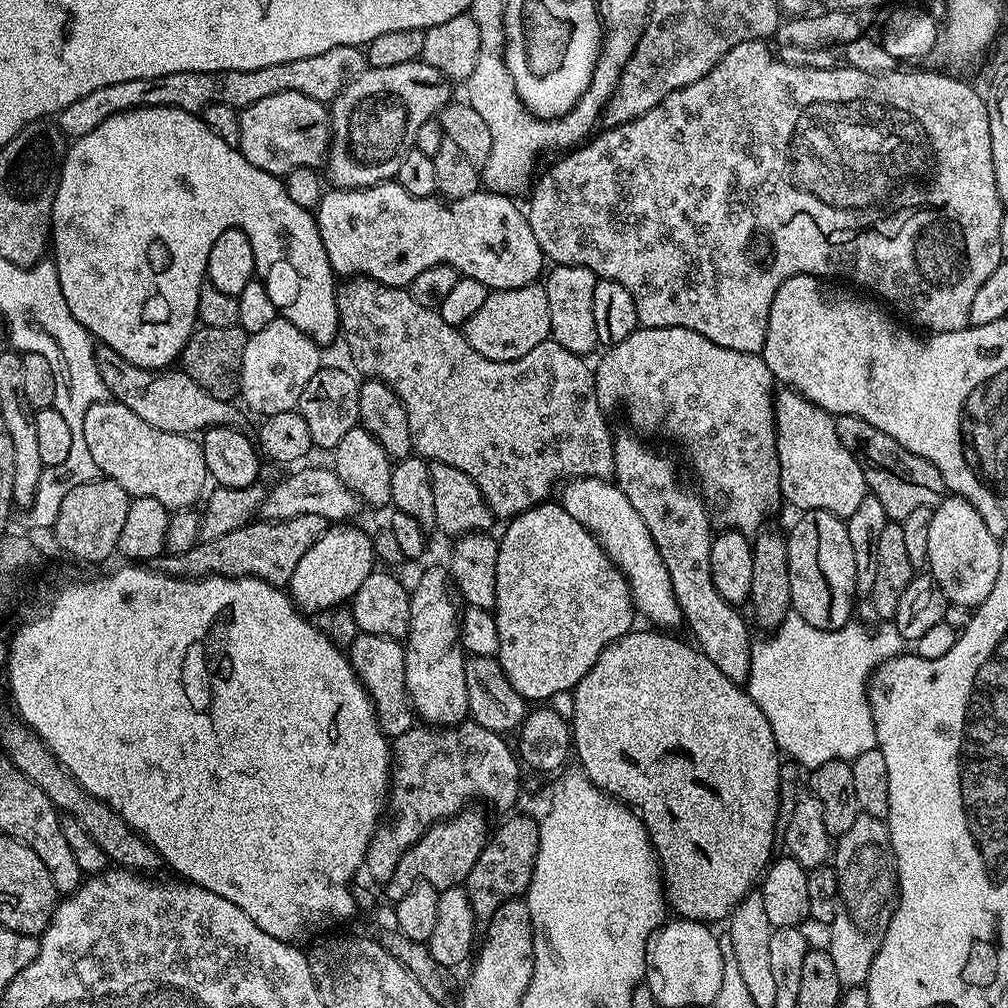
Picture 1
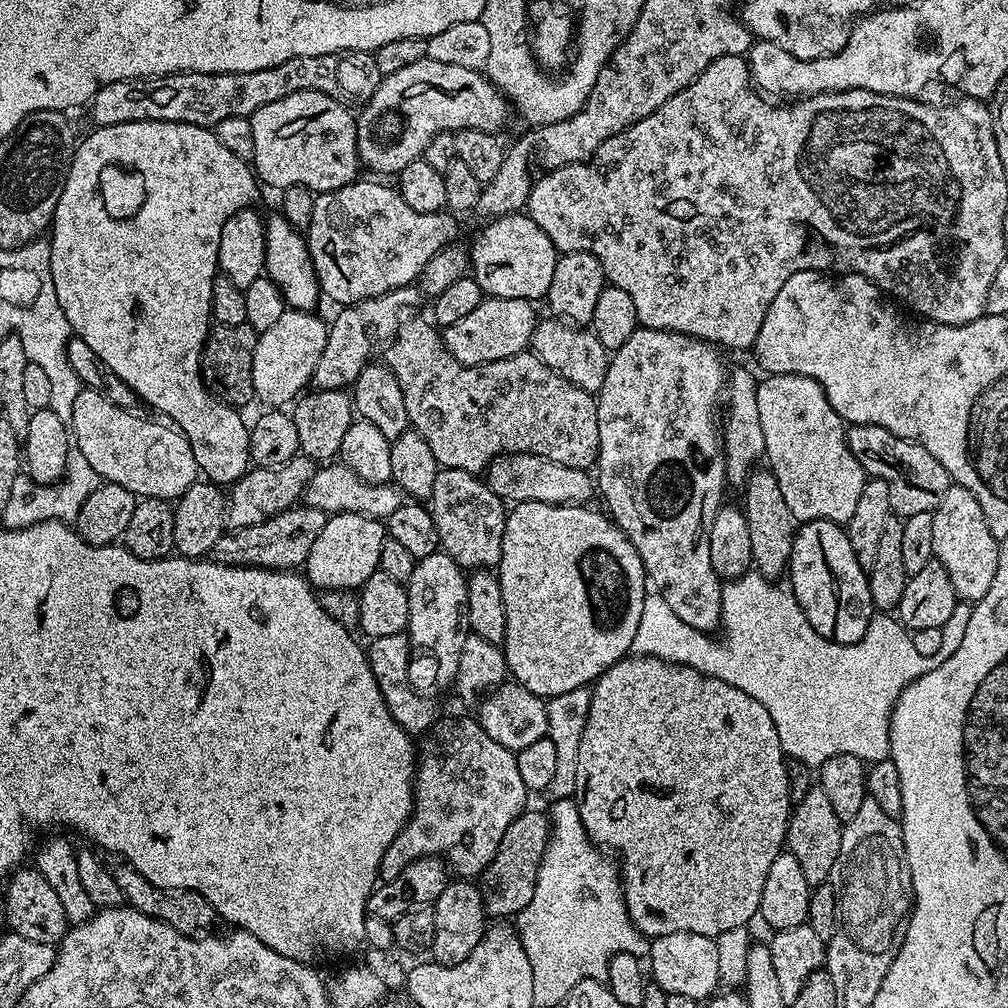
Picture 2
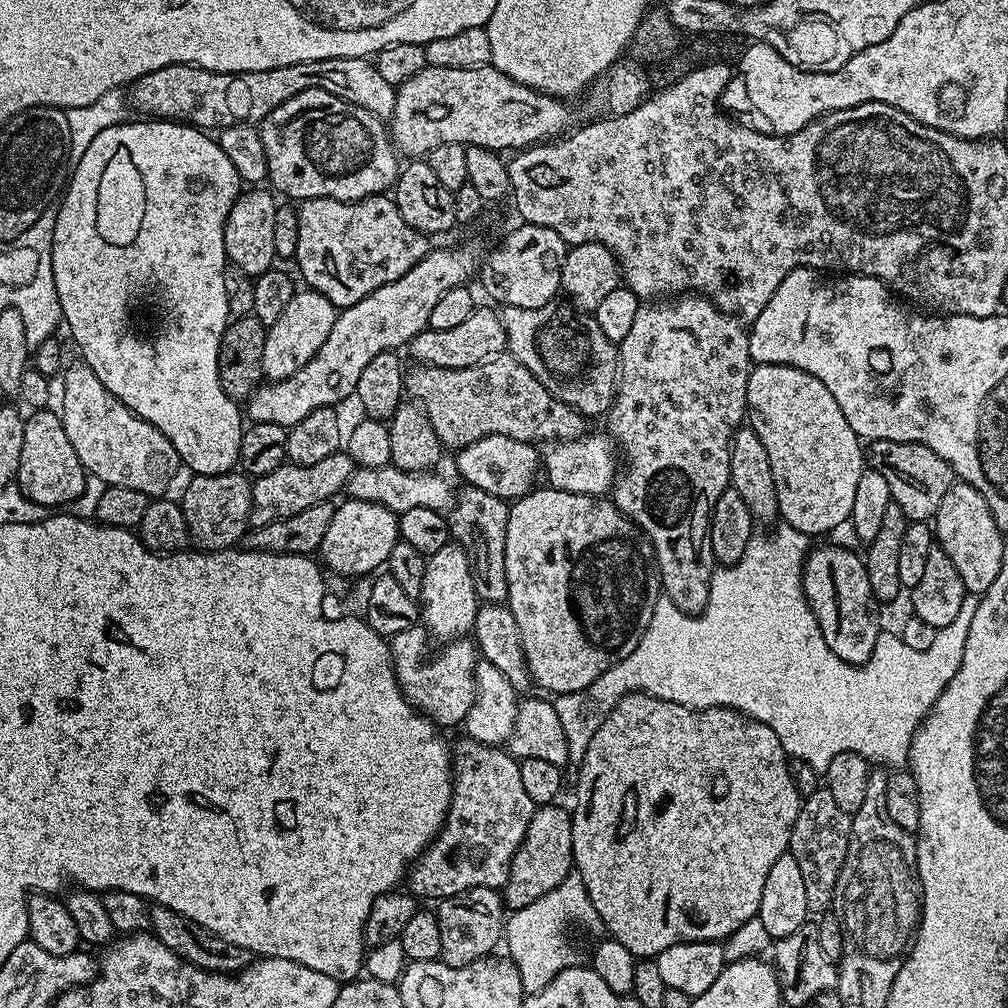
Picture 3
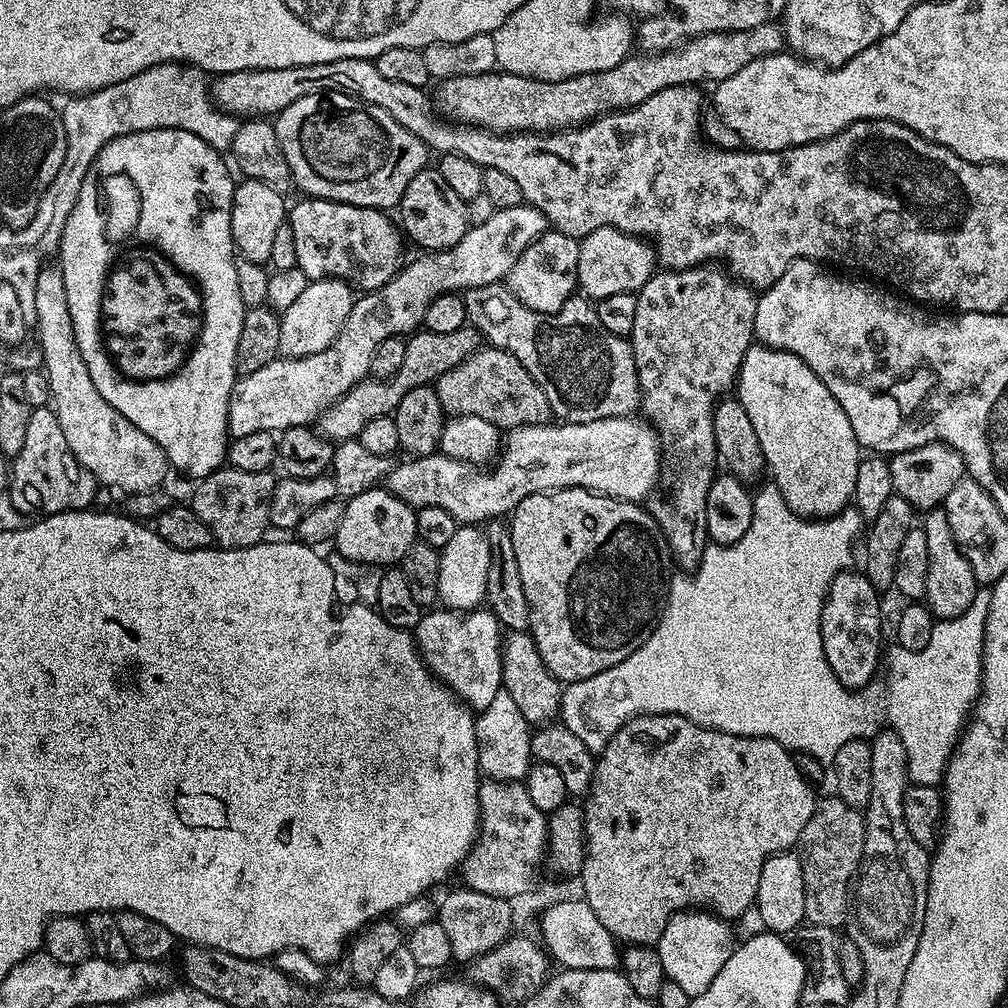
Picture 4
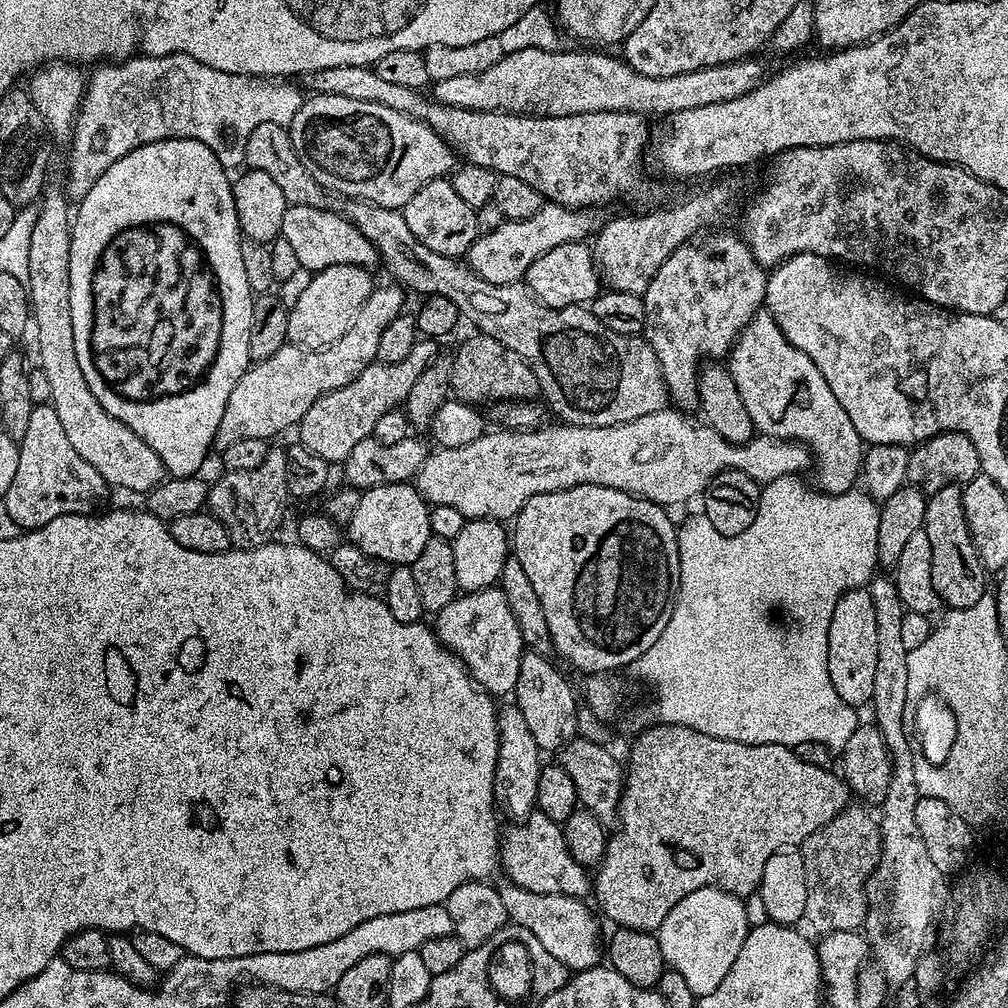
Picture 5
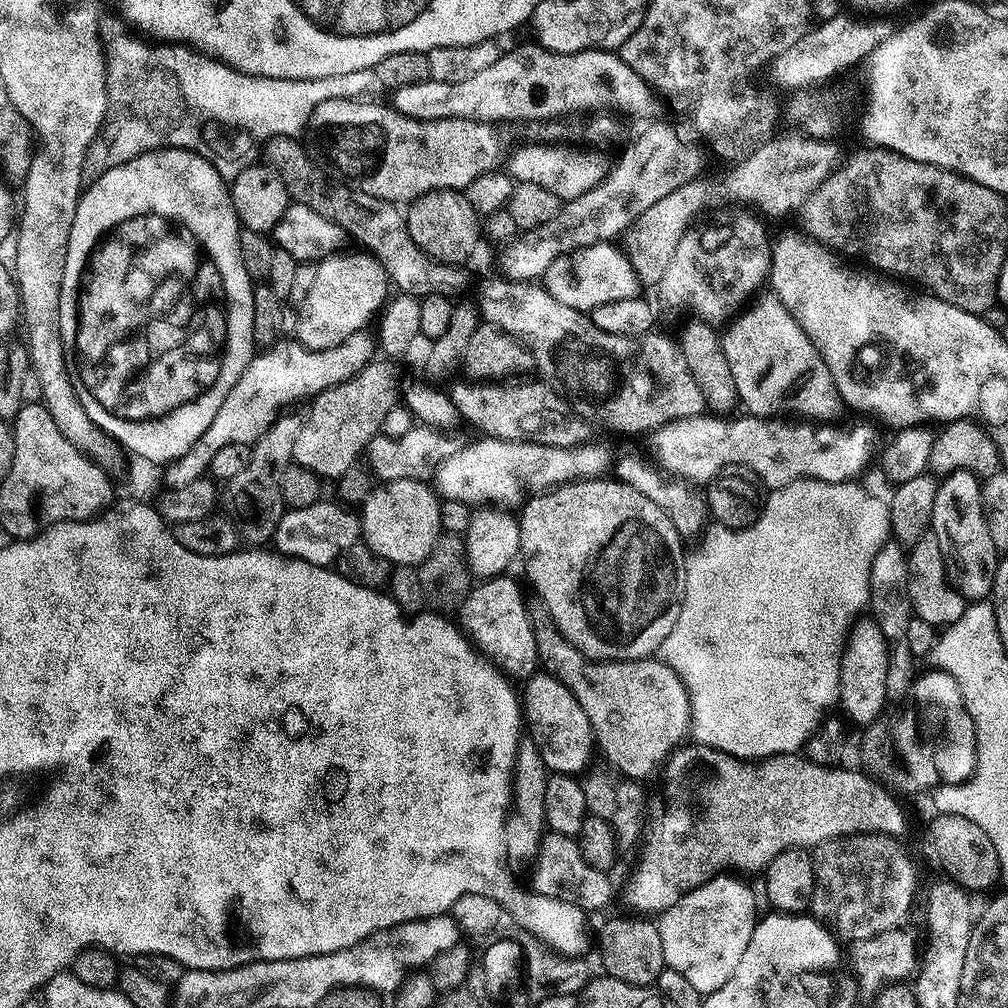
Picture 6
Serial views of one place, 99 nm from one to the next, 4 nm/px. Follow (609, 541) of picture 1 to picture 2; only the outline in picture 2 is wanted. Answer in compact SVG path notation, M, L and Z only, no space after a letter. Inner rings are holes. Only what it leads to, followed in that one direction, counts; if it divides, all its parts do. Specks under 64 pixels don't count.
M513 452L507 456L499 456L487 467L486 483L501 500L513 505L522 502L546 502L547 504L583 505L588 495L594 492L594 484L588 481L589 473L583 468L562 466L558 462L550 462L544 456L534 456L525 452Z

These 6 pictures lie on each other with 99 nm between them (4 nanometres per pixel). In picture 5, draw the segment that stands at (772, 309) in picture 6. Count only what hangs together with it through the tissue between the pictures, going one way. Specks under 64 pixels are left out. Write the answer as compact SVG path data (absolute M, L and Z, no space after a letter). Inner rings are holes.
M767 311L757 312L744 327L744 331L732 346L726 367L734 378L734 386L738 386L738 395L746 405L746 411L750 413L752 427L759 435L769 436L772 440L791 440L803 444L814 457L814 484L819 491L828 492L831 496L853 491L855 484L852 483L855 480L857 483L862 472L862 441L858 430L854 430L850 414L842 410L838 398L834 398L830 386L826 386L822 370L818 370L818 366L814 366L814 362L806 358L806 354L802 354L798 346L788 341L786 334L782 334L778 322L774 322L774 318L769 316Z

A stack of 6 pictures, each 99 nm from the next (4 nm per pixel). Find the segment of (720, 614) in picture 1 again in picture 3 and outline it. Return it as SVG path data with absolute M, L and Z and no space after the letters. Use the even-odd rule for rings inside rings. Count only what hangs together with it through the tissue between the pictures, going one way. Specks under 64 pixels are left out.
M677 294L671 298L660 298L655 302L641 303L638 314L634 314L630 334L618 342L620 353L620 379L616 381L616 401L606 413L608 420L607 435L611 436L615 447L622 453L622 471L617 475L611 489L610 499L616 509L628 516L640 528L652 543L652 555L657 572L660 573L660 587L663 595L672 599L674 604L689 614L701 612L706 606L710 594L710 582L714 571L712 547L708 537L708 525L712 511L720 495L730 486L730 450L732 449L733 431L741 427L746 416L746 386L748 373L754 365L748 353L748 333L745 321L731 312L716 307L709 297L703 294Z

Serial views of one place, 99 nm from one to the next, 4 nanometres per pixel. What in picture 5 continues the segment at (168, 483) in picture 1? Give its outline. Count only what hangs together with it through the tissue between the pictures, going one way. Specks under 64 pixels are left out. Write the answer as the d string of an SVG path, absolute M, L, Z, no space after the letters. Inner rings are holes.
M45 195L42 200L44 209L41 210L39 216L35 217L32 222L32 234L30 236L30 274L26 281L26 287L28 290L28 303L30 305L30 320L34 325L34 332L36 328L36 344L40 347L40 360L38 360L38 366L46 374L47 380L50 382L50 390L52 391L51 405L53 410L58 414L58 419L62 422L62 430L66 430L66 438L70 438L70 446L74 446L74 450L78 450L78 454L82 454L82 458L86 458L86 462L90 462L90 466L94 466L94 470L98 470L98 474L102 474L105 485L111 486L112 484L116 488L125 488L128 492L141 492L141 494L147 494L165 479L166 469L162 458L158 458L158 454L154 454L154 450L150 450L150 446L146 446L146 442L142 442L142 438L138 438L138 434L134 434L132 426L119 417L113 416L108 413L101 404L101 397L96 395L90 390L90 386L86 384L86 368L83 363L78 360L78 354L76 353L76 335L74 334L74 322L70 322L70 238L72 237L72 230L70 227L70 207L69 201L65 199L63 195L60 196L48 196Z

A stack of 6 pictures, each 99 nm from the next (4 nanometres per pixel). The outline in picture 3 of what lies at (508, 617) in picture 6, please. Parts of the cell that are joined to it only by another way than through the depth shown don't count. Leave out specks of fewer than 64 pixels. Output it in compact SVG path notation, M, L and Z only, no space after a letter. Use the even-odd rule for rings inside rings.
M420 622L390 638L392 668L396 671L398 686L412 707L441 729L463 725L470 706L476 704L478 649L471 639L461 638L445 643L440 656L427 660L424 655L428 652L428 640L430 633Z

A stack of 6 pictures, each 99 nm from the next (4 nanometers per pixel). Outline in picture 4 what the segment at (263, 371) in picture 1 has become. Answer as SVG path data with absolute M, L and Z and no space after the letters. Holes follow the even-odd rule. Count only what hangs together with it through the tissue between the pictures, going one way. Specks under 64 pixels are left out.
M313 280L285 312L279 313L278 346L284 358L306 358L326 350L342 330L354 303L354 289L346 280Z

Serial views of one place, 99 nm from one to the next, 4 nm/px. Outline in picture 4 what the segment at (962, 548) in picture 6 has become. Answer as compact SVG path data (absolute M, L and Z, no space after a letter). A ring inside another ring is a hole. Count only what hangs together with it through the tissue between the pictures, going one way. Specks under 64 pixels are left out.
M943 507L927 509L922 516L922 527L926 534L926 551L930 554L924 600L936 620L958 618L966 614L966 610L970 610L970 602L974 602L976 597L978 585L974 578L974 570L970 570L970 562L966 562L966 554L962 554L954 538L950 518L944 513Z

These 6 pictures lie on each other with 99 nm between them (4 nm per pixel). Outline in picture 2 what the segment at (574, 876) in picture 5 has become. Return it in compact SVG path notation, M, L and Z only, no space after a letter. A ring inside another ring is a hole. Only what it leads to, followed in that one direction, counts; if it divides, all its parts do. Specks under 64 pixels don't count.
M468 716L437 719L430 734L419 741L412 815L384 855L379 879L394 882L406 866L429 854L444 854L440 852L448 852L457 877L479 877L490 866L510 822L529 807L528 799L530 793L526 782L522 782L522 774L518 774L516 753L494 742L482 730L479 719L471 720Z

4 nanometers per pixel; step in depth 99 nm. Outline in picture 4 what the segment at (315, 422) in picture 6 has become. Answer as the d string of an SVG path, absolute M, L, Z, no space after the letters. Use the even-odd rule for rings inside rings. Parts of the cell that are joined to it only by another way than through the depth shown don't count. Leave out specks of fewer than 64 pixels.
M465 326L452 331L451 334L434 334L427 330L417 330L407 337L407 342L406 358L402 362L402 366L398 366L398 370L393 376L361 380L341 400L333 402L319 416L318 431L320 435L331 442L357 439L362 426L366 426L366 422L370 422L370 418L393 415L398 402L402 402L402 398L406 394L410 394L410 390L414 390L418 386L435 385L438 377L446 374L446 370L454 370L454 366L464 363L468 359L468 355L481 347L482 337L475 328Z

